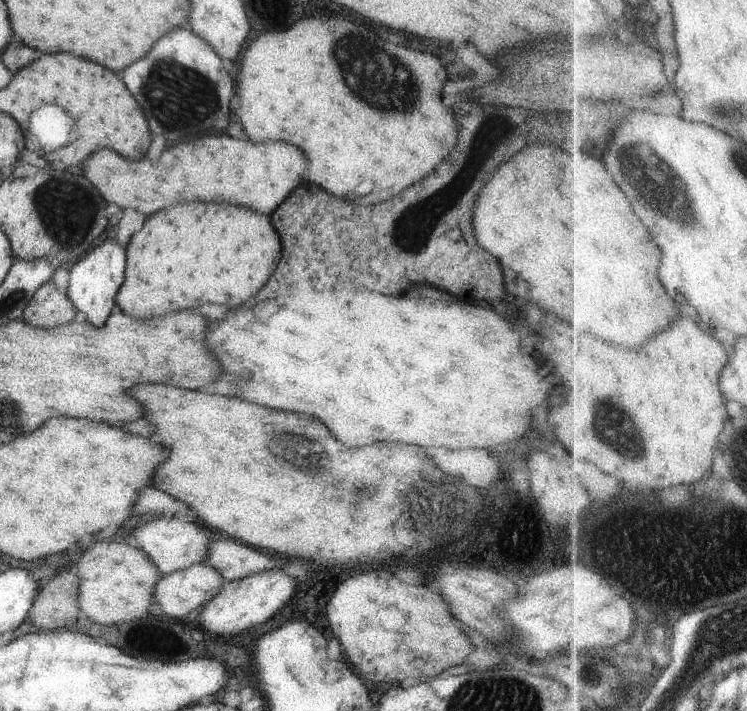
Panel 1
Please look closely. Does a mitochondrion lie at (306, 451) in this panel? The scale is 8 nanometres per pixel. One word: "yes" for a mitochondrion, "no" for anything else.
yes

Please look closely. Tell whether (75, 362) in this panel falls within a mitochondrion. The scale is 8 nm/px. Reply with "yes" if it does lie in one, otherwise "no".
no

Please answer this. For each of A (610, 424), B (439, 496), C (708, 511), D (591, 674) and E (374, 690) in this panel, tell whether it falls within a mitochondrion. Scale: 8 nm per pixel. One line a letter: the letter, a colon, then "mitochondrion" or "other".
A: mitochondrion
B: mitochondrion
C: other
D: mitochondrion
E: other

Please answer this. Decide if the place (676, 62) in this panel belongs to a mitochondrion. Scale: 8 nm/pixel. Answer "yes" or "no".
no

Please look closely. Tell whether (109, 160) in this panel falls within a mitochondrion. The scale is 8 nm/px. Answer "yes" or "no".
no

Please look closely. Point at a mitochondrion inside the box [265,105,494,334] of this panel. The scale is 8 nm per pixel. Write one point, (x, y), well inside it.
(412, 237)

